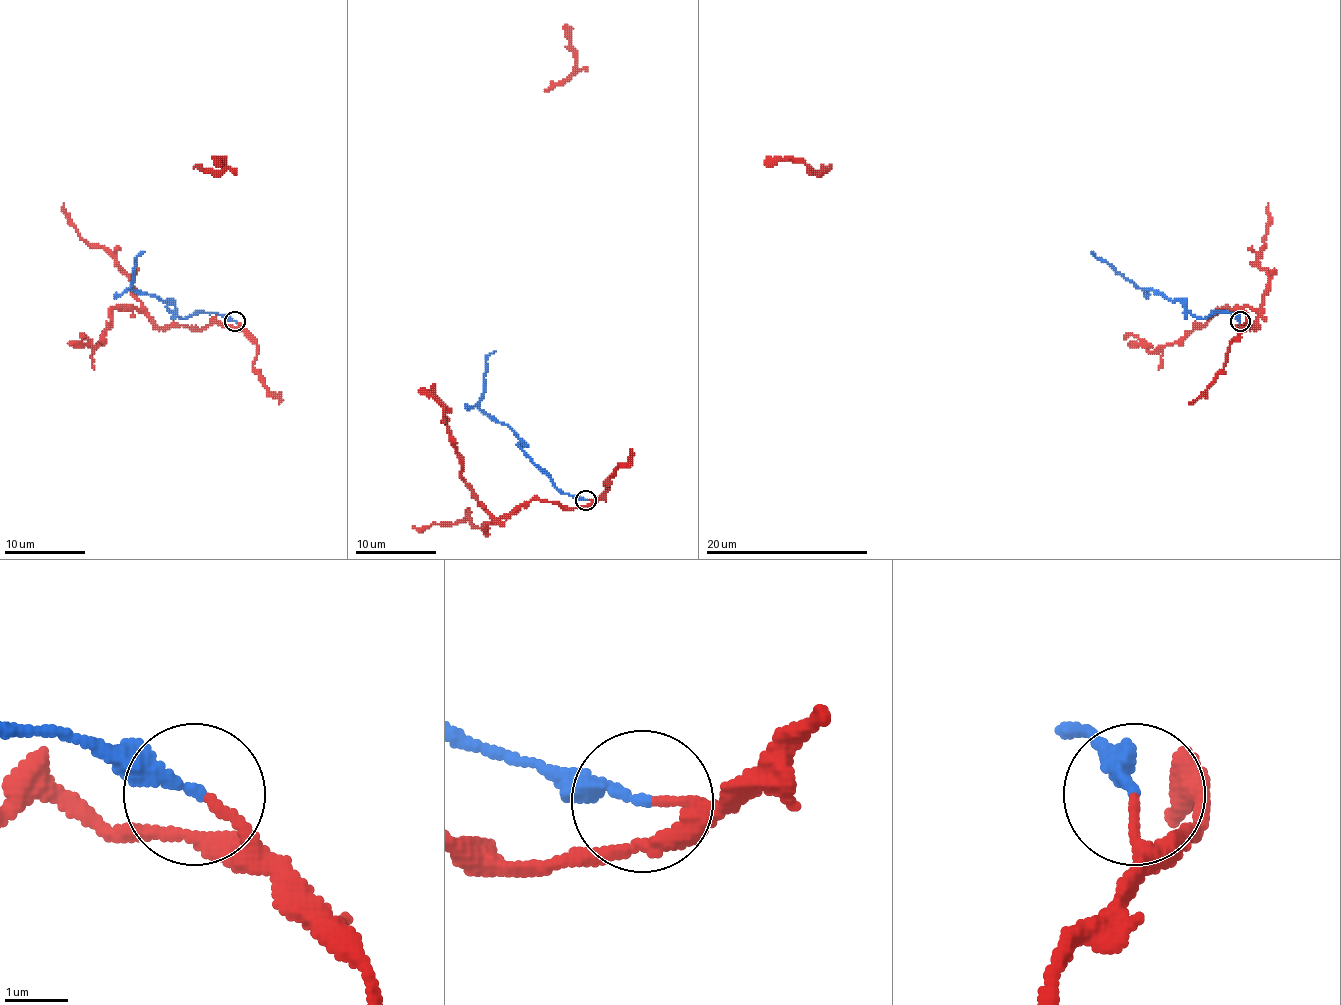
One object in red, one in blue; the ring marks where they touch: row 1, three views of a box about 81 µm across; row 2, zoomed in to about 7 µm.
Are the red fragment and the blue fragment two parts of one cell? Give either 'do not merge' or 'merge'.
do not merge

